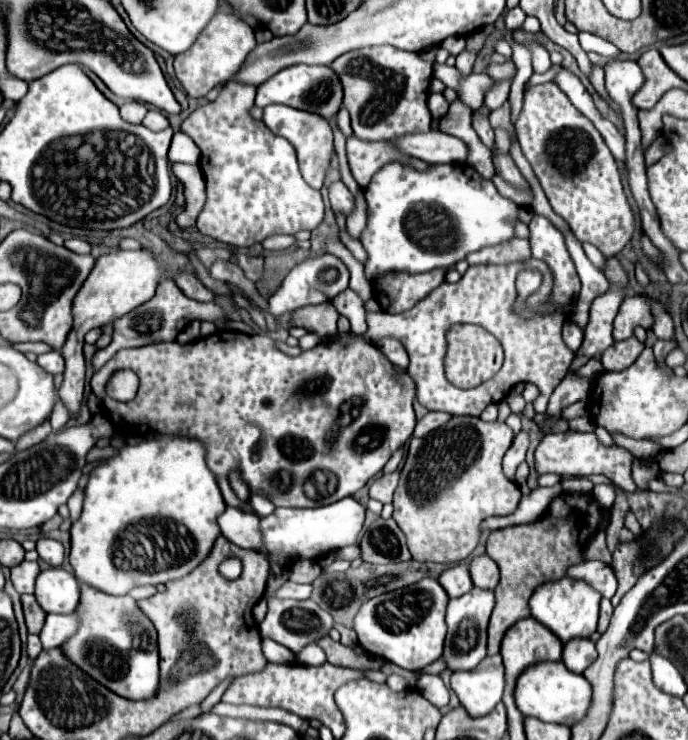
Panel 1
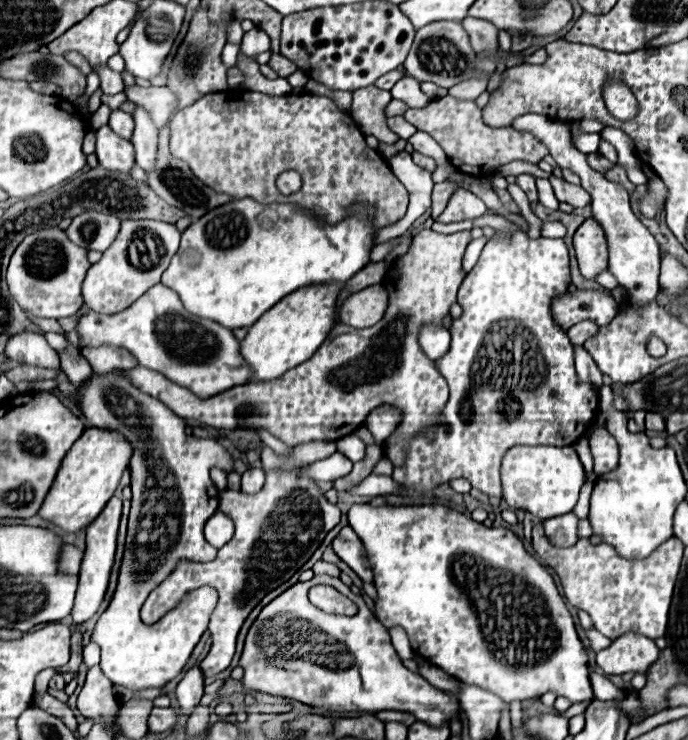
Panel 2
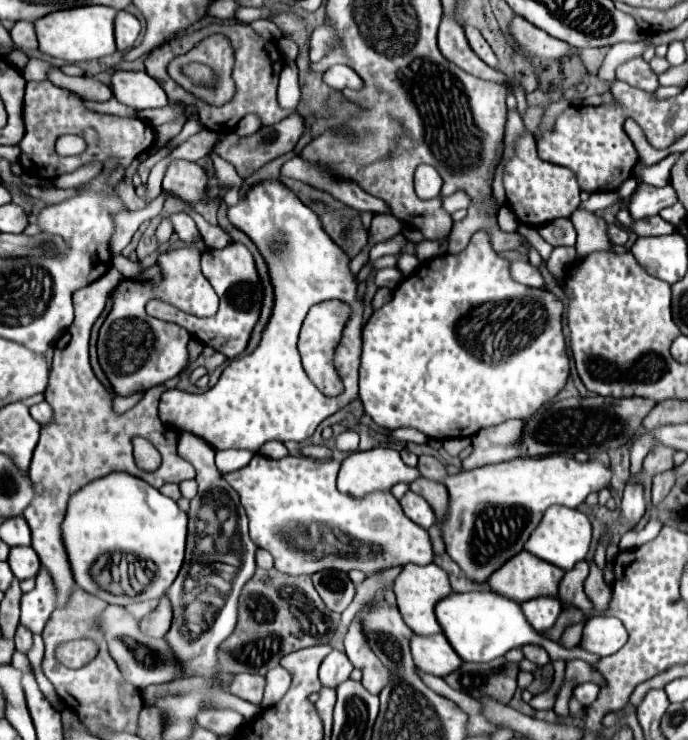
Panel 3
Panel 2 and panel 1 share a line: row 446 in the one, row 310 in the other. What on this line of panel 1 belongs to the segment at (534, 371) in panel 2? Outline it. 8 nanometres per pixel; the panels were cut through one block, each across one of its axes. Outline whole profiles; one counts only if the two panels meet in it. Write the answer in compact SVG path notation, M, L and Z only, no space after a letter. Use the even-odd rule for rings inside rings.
M528 260L524 264L506 264L506 266L470 266L464 278L456 284L442 284L434 288L426 300L418 302L412 310L402 314L386 314L386 312L370 312L366 316L368 320L368 332L360 338L366 342L376 344L378 338L390 336L398 338L402 346L406 348L410 356L408 374L416 384L416 400L426 410L440 410L448 412L452 416L480 416L482 410L490 402L500 402L508 396L510 388L522 382L536 384L540 390L540 396L533 402L536 413L544 414L548 406L548 398L554 392L554 388L560 384L560 380L566 376L568 366L574 360L574 352L568 350L568 346L562 340L562 324L566 316L562 312L554 312L548 316L536 316L532 320L522 320L512 312L512 304L516 300L516 276L520 270L534 268L542 272L542 286L530 294L526 300L528 306L538 306L546 302L552 290L552 272L542 260ZM454 324L478 324L490 334L502 342L504 348L504 364L498 370L498 374L478 388L460 390L452 386L444 376L444 352L446 352L446 330Z

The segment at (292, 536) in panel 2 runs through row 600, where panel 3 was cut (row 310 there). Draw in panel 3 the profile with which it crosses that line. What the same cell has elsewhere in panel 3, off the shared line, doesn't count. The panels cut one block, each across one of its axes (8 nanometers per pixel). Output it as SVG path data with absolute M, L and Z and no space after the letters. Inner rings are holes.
M228 244L222 250L202 252L202 272L204 272L206 280L212 284L218 298L220 298L220 308L214 316L210 316L210 318L190 316L186 312L176 310L174 306L166 304L166 302L162 302L162 300L150 300L146 304L146 314L154 316L154 318L160 318L160 320L166 320L166 322L174 322L178 326L184 326L202 344L214 348L216 352L222 352L228 358L234 358L240 352L244 352L244 348L250 340L250 332L252 332L252 328L254 328L254 324L258 322L258 316L260 316L262 284L260 284L258 274L256 274L254 258L252 258L252 254L248 252L246 246Z

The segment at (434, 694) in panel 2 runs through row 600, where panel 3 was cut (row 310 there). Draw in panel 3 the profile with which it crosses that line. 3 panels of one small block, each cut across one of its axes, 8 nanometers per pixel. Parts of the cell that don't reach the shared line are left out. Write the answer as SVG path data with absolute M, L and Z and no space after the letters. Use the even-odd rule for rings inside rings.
M268 180L268 182L256 184L254 188L250 188L246 198L242 198L234 208L228 208L228 218L238 230L242 230L258 246L262 258L266 260L270 282L274 286L274 306L272 306L270 320L262 332L258 348L252 354L248 354L240 360L234 360L222 372L222 376L214 388L210 388L204 394L166 390L160 398L158 412L160 412L160 420L164 424L170 424L180 430L192 432L194 436L200 436L214 450L242 448L242 450L258 452L260 446L270 440L302 442L302 440L310 438L322 420L326 420L328 416L332 416L334 412L338 412L340 408L348 406L350 402L354 402L358 398L358 364L360 364L360 352L362 352L364 302L358 298L358 282L356 282L354 274L350 272L350 258L346 256L346 252L340 246L336 246L332 242L332 238L324 232L320 218L310 208L306 208L300 202L300 198L292 190L288 190L280 180ZM332 298L348 302L352 306L352 316L350 316L348 330L346 330L346 332L350 332L350 352L338 352L338 356L334 358L338 374L344 382L344 392L336 398L324 396L310 382L310 378L302 370L300 354L296 348L298 334L300 334L300 328L302 328L302 322L304 322L308 310L314 304L320 304L320 302L332 300Z

